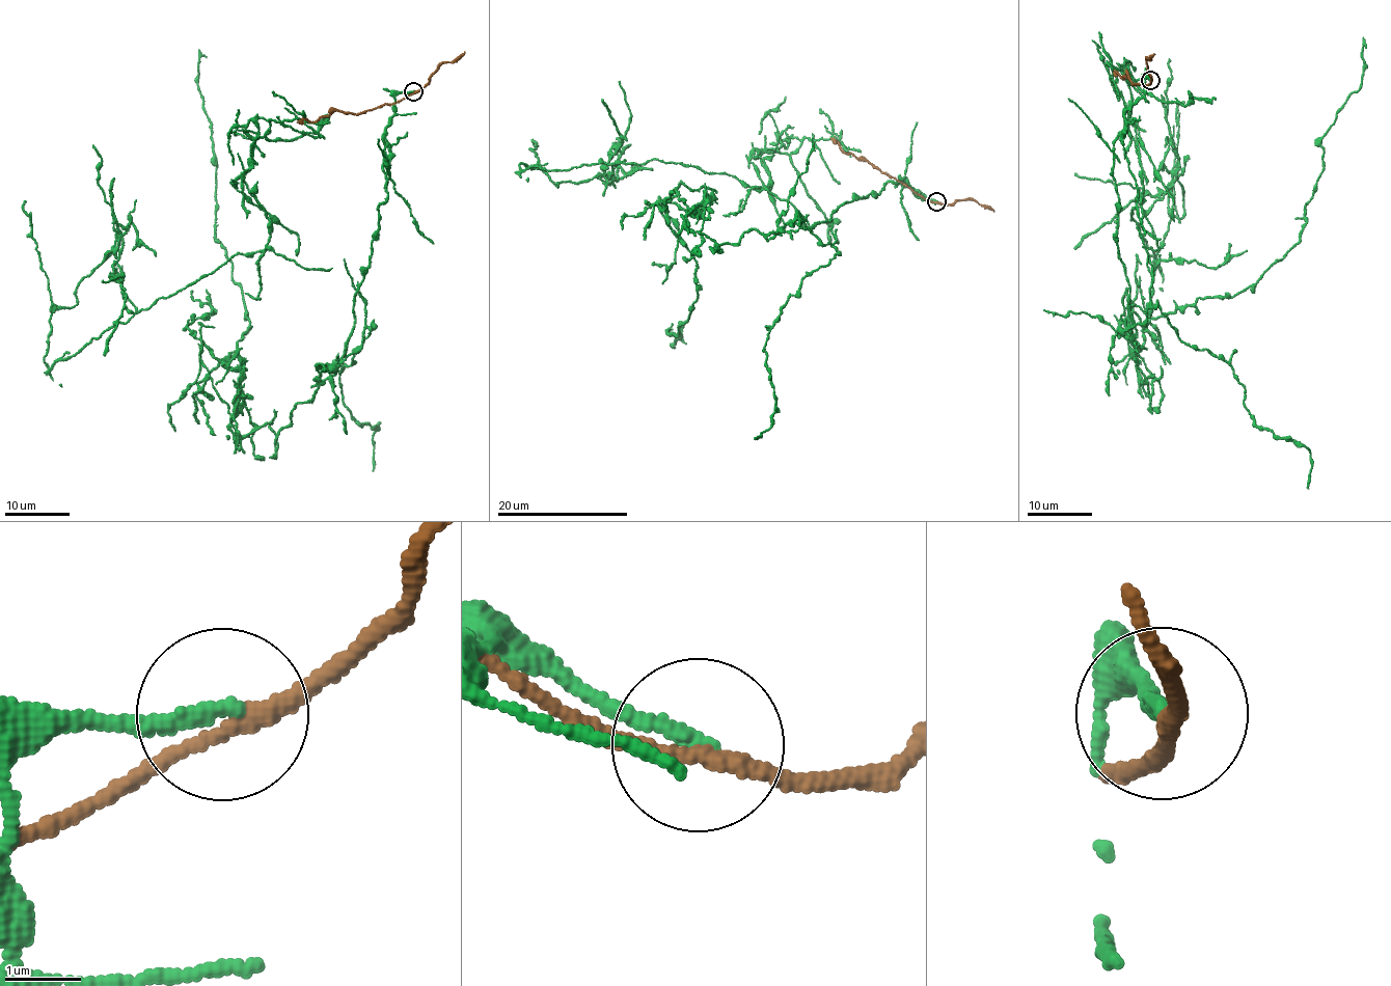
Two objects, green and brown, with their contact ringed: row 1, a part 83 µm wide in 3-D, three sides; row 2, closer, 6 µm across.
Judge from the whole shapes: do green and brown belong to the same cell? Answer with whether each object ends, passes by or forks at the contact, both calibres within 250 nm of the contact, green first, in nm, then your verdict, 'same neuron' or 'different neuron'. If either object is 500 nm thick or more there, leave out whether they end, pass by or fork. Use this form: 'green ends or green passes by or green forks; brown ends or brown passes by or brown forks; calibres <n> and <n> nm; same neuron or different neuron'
green ends; brown passes by; calibres 220 and 200 nm; different neuron

